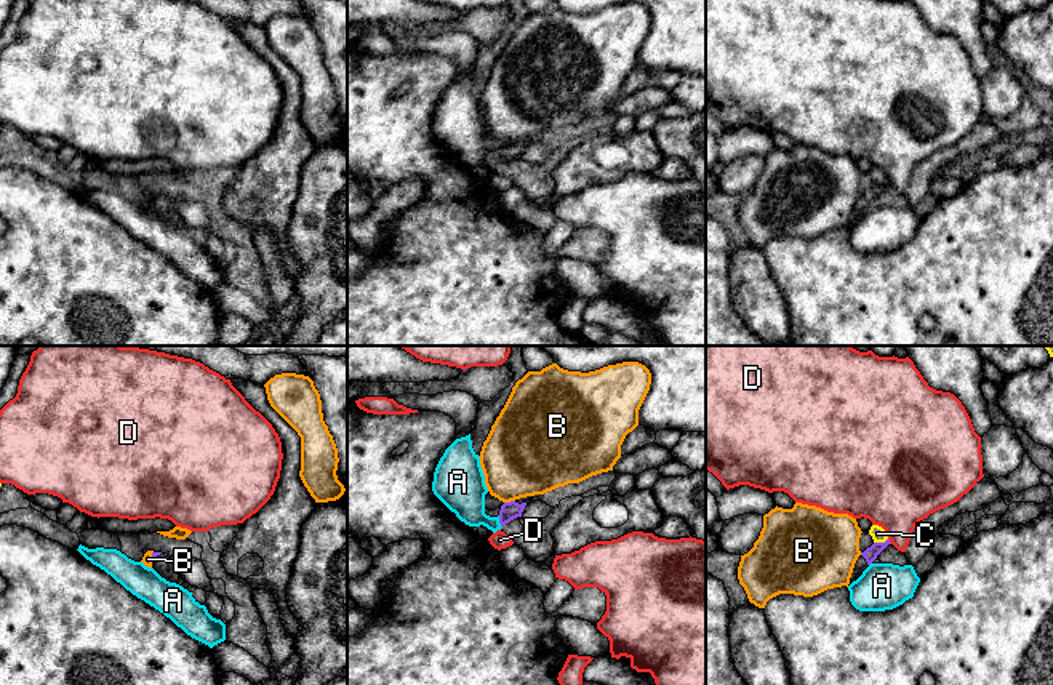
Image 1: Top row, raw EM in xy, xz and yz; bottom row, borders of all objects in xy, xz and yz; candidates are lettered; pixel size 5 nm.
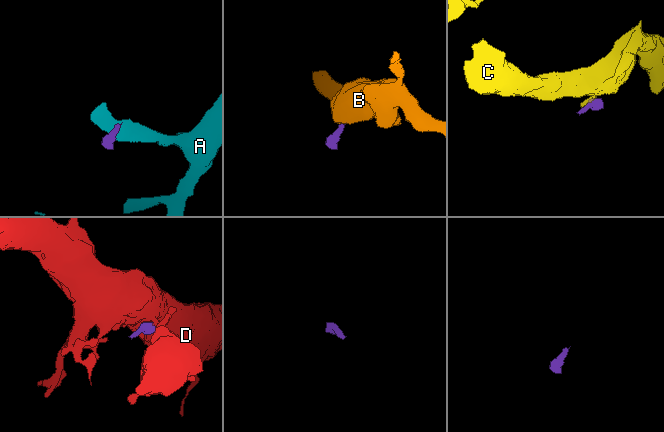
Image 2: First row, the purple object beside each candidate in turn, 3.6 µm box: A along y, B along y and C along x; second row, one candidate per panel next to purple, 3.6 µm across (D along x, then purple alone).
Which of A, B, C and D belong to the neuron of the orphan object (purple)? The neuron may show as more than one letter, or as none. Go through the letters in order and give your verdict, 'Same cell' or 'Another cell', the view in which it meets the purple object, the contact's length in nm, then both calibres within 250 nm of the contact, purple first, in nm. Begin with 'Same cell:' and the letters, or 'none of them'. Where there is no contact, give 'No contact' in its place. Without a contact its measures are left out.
Same cell: none of them
A: Another cell. Touches purple in xz. Shared border 70 nm. Thickness 90 nm (purple) against 220 nm
B: Another cell. Touches purple in xz. Shared border 60 nm. Thickness 90 nm (purple) against 420 nm
C: Another cell. Touches purple in yz. Shared border 80 nm. Thickness 70 nm (purple) against 70 nm
D: Another cell. Touches purple in yz. Shared border 40 nm. Thickness 70 nm (purple) against 380 nm

